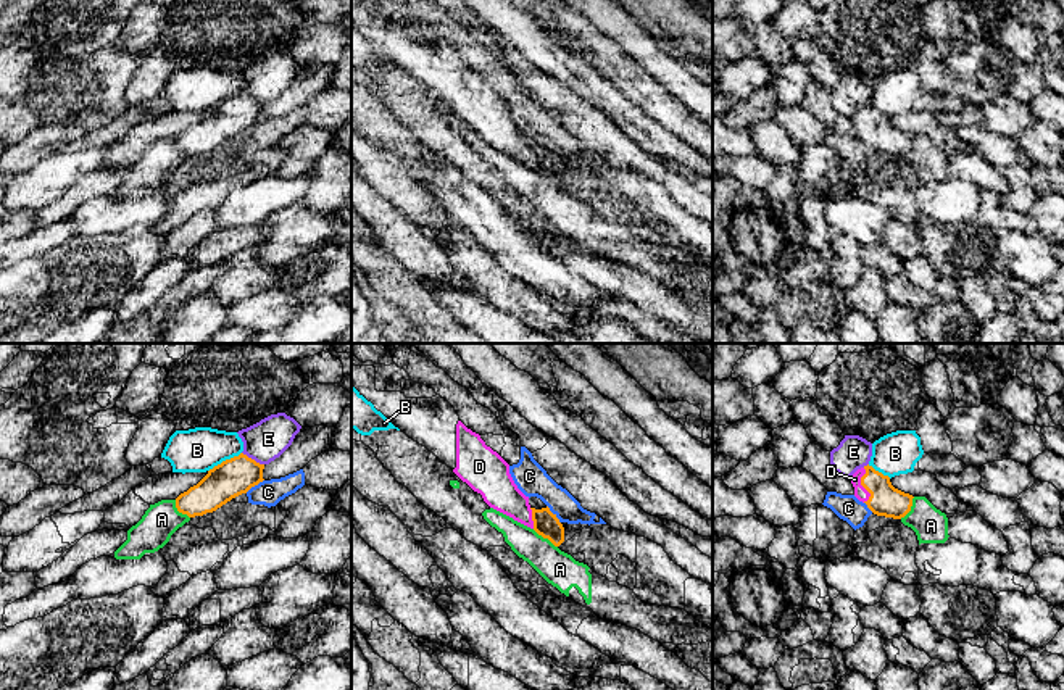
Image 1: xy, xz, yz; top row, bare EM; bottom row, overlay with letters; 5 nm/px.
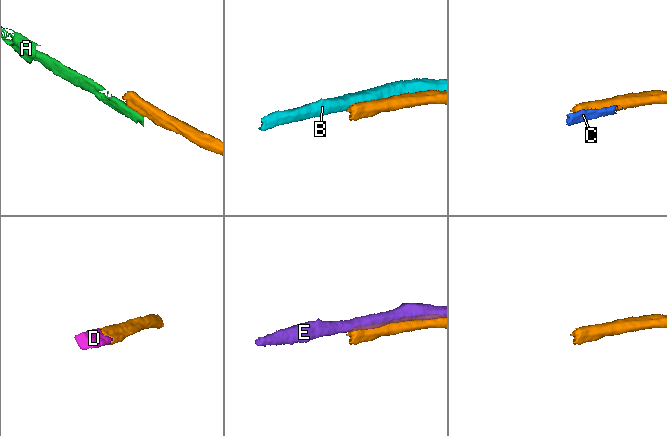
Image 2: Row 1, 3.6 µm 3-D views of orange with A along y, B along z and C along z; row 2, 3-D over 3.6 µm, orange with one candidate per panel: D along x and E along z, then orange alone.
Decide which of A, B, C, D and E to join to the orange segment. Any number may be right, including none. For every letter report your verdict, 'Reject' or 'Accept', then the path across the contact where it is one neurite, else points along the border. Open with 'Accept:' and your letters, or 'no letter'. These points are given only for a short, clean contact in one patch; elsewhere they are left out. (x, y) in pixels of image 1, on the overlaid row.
Accept: D
A: Reject. Boundary: xz (532, 529), (556, 547)
B: Reject
C: Reject
D: Accept. Path across: yz (885, 500), (872, 487), (861, 484), (861, 494)
E: Reject

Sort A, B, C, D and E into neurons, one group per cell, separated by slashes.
A / B / C / D / E

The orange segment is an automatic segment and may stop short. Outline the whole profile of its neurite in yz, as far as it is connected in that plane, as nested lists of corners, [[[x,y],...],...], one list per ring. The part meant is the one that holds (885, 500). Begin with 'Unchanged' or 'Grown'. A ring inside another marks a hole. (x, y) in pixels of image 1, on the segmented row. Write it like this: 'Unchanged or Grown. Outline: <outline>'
Grown. Outline: [[[869,464],[858,469],[850,480],[854,497],[866,503],[874,514],[901,519],[911,511],[914,497],[895,488],[888,476]]]

